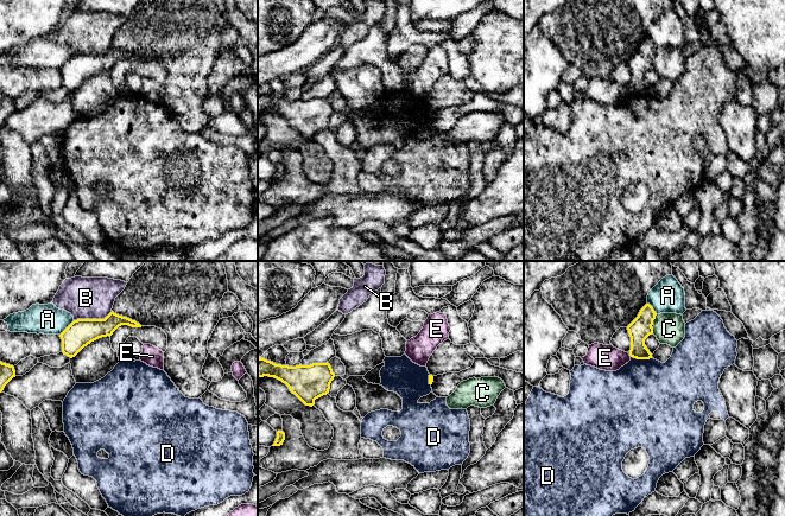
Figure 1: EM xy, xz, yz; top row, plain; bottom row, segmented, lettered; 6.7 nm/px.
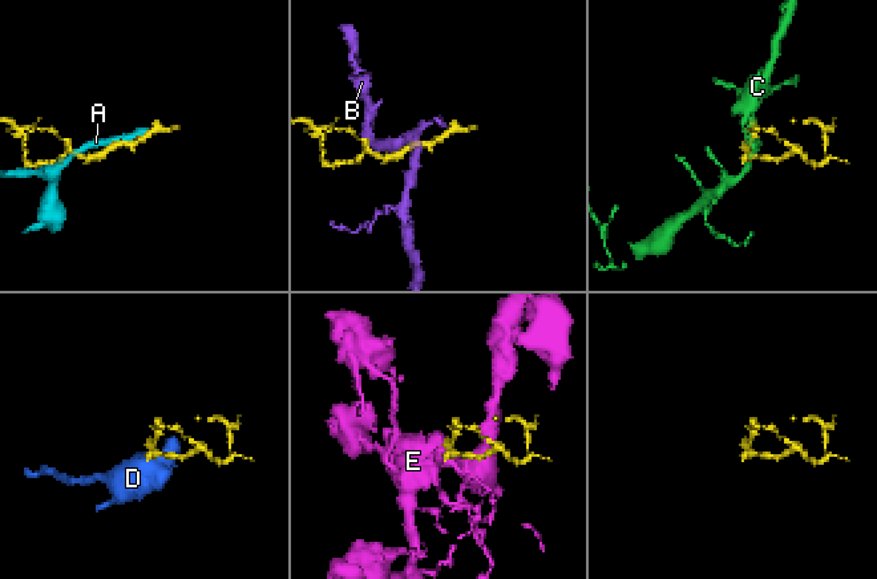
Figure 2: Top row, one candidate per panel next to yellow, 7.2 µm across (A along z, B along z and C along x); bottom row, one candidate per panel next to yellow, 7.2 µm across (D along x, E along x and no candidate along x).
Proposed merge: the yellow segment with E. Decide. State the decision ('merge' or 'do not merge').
do not merge

